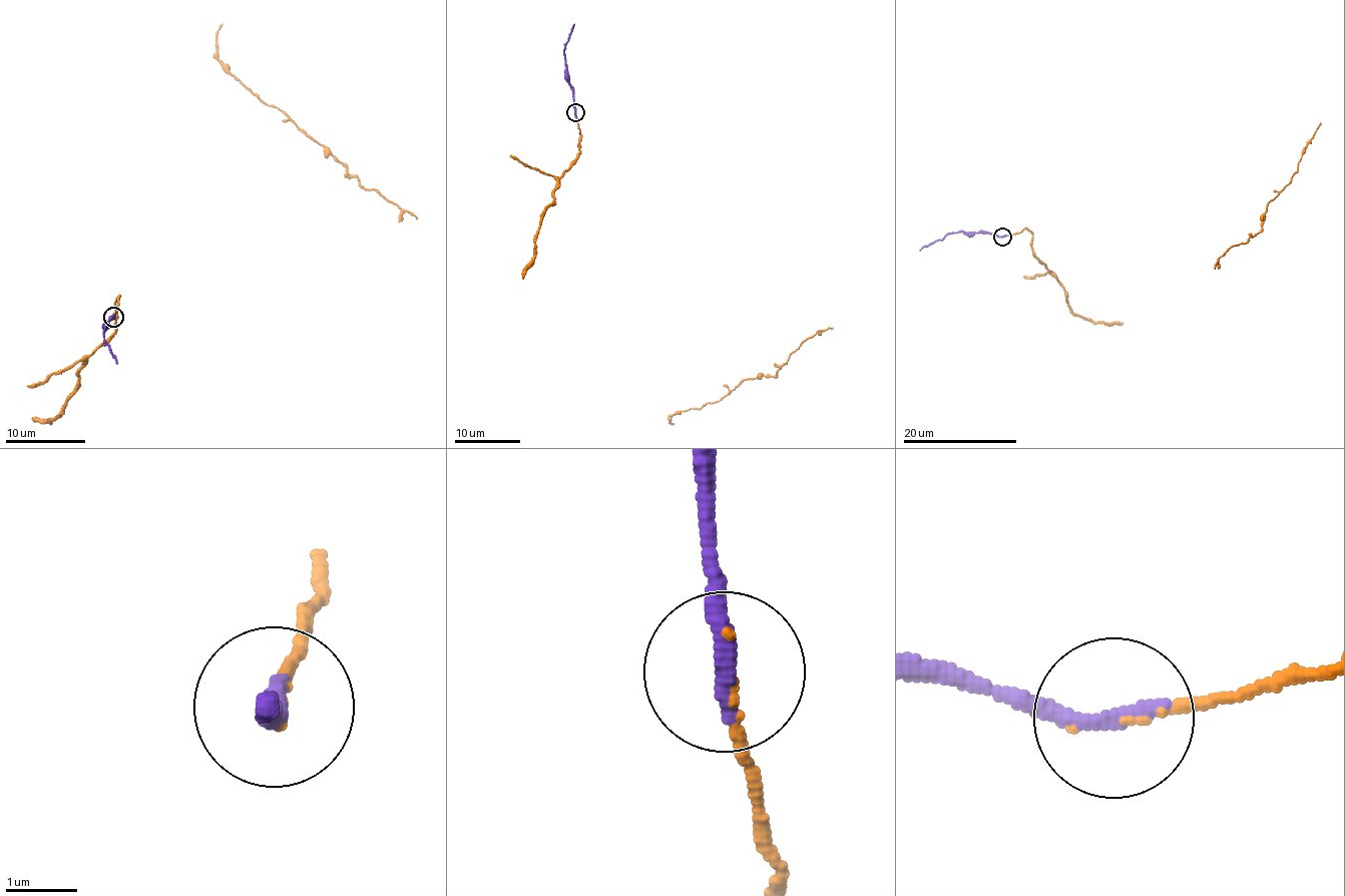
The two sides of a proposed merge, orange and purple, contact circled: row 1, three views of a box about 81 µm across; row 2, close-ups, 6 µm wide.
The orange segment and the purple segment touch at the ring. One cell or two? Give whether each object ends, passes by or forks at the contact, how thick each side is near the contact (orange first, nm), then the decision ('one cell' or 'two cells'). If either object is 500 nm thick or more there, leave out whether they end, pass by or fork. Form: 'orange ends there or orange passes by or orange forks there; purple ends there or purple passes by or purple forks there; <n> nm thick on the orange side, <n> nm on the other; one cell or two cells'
orange ends there; purple ends there; 100 nm thick on the orange side, 320 nm on the other; one cell

